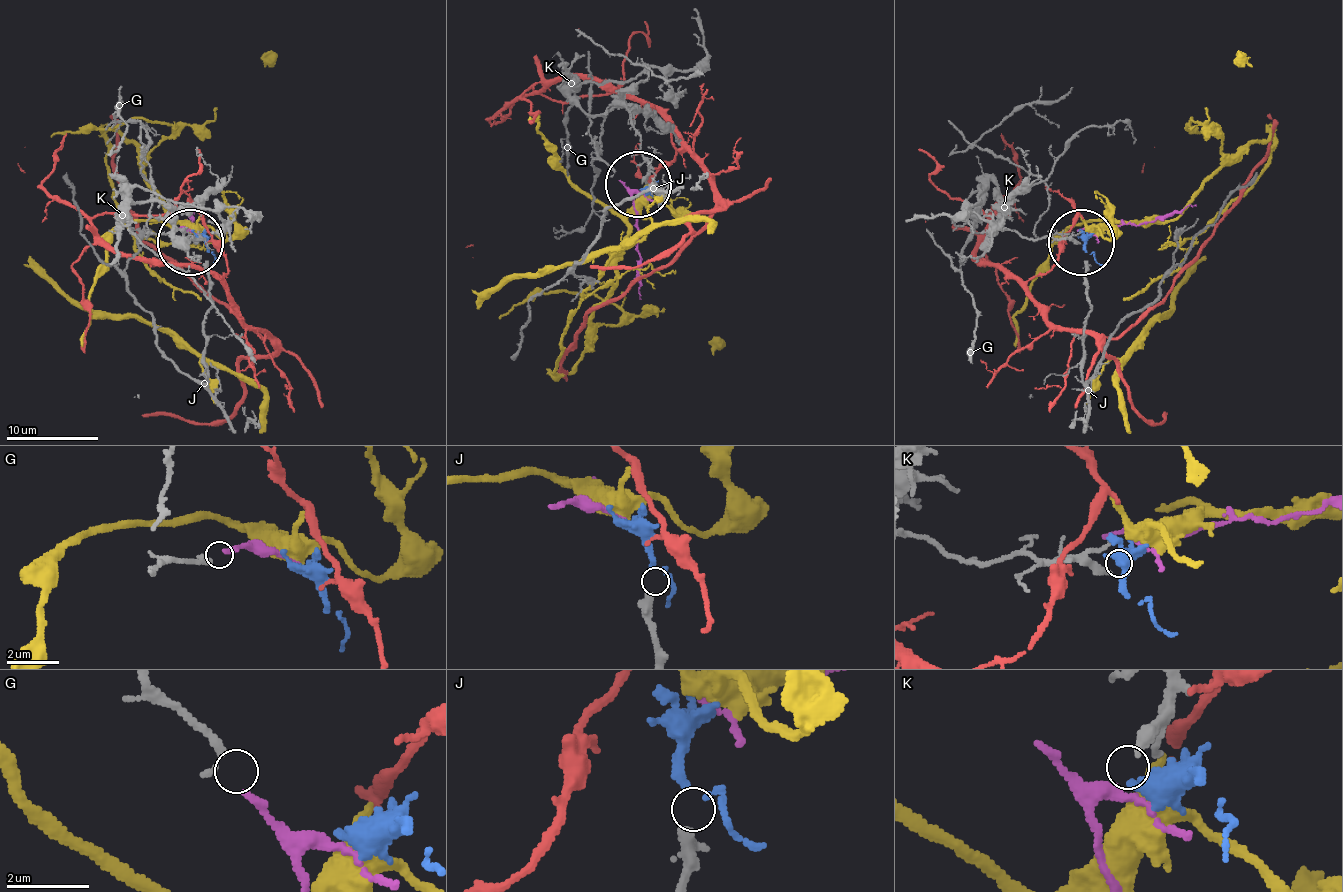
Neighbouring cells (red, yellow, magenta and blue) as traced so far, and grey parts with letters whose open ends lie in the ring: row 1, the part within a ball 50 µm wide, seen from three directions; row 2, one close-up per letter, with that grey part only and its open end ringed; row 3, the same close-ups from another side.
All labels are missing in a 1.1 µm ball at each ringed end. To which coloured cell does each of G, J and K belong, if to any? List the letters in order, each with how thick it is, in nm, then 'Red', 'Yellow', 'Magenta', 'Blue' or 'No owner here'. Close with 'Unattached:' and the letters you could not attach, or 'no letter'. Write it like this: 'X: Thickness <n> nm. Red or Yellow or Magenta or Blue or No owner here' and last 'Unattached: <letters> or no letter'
G: Thickness 170 nm. Magenta
J: Thickness 380 nm. Blue
K: Thickness 320 nm. No owner here
Unattached: K

